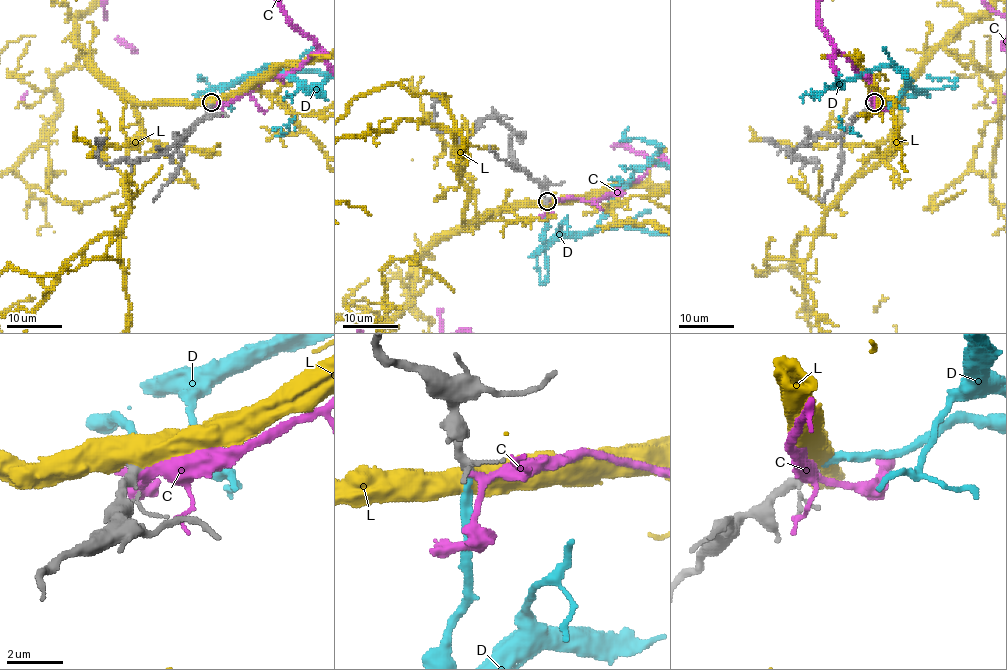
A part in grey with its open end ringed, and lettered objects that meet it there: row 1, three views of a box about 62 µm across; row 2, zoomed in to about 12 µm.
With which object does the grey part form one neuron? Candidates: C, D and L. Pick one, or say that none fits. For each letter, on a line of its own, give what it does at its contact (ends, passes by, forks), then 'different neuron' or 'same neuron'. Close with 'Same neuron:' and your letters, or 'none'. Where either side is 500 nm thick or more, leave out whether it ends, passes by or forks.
C: it passes by | different neuron
D: it ends | same neuron
L: different neuron
Same neuron: D

